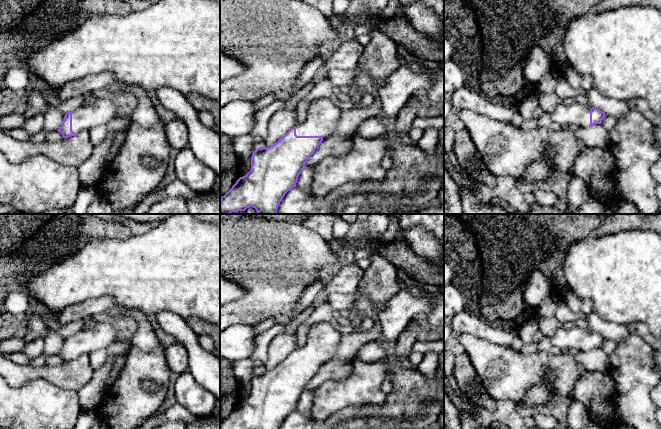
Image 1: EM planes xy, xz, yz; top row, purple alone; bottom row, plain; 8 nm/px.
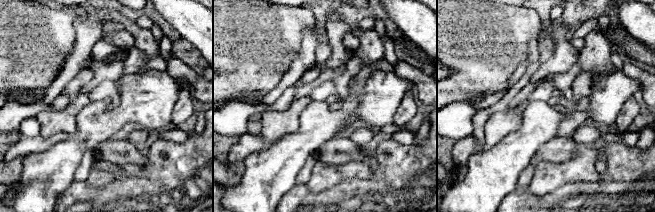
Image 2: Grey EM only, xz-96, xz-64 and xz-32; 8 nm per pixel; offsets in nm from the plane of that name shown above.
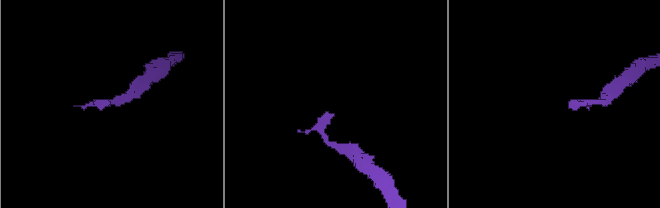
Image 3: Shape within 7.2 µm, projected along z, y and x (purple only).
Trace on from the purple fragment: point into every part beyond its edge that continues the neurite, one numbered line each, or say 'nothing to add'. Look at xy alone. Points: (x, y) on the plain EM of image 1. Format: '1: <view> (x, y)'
1: xy (102, 335)

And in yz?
1: yz (577, 338)

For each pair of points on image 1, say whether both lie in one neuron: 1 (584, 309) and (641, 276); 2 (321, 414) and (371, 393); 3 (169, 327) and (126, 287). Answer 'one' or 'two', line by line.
1: two
2: one
3: two

